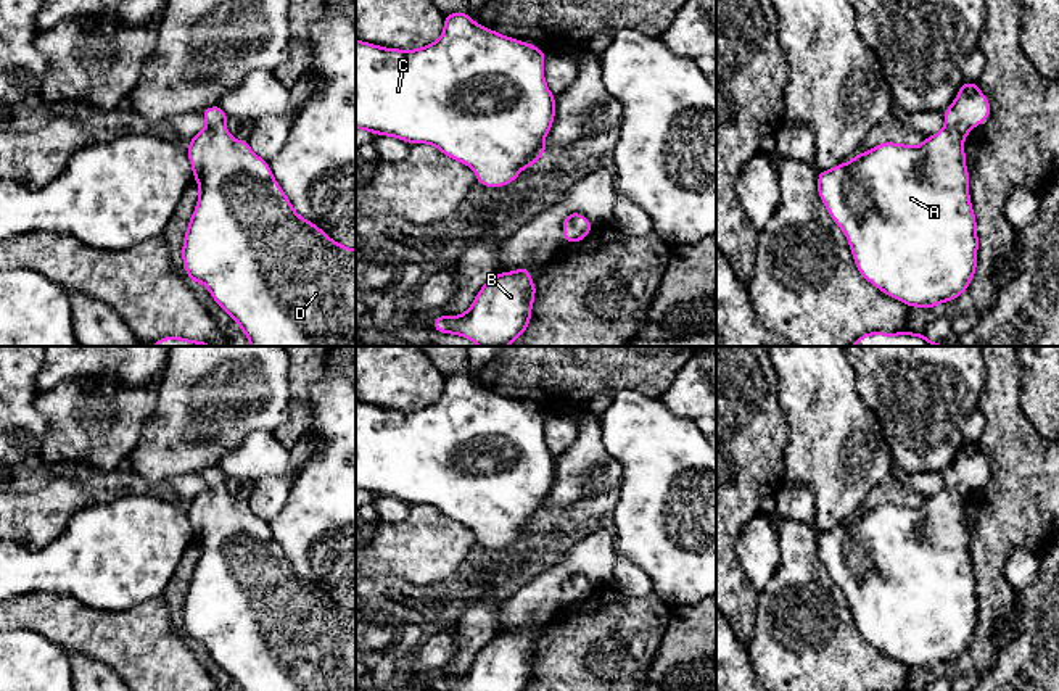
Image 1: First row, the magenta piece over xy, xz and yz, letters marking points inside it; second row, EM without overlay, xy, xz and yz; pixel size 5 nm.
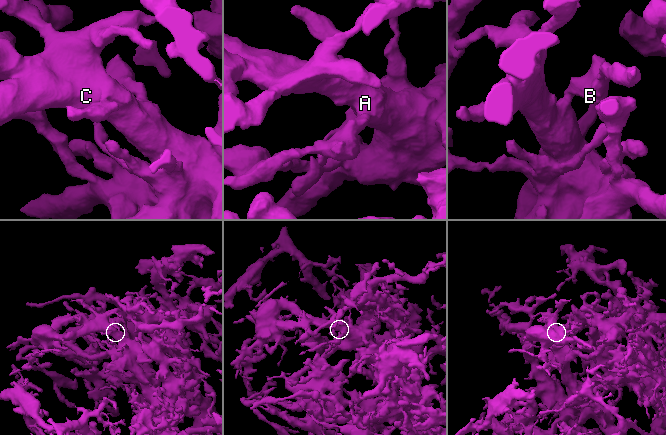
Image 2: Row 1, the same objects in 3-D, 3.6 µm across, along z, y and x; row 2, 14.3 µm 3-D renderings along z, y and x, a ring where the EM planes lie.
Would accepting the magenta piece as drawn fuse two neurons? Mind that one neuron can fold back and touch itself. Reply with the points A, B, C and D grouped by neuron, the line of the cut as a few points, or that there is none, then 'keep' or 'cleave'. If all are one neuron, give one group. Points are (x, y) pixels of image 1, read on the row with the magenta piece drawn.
A B C D | no cut | keep

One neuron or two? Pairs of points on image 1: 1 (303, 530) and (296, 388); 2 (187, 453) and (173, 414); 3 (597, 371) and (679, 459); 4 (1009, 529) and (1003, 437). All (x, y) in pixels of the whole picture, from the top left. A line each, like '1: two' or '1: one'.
1: two
2: one
3: two
4: one

